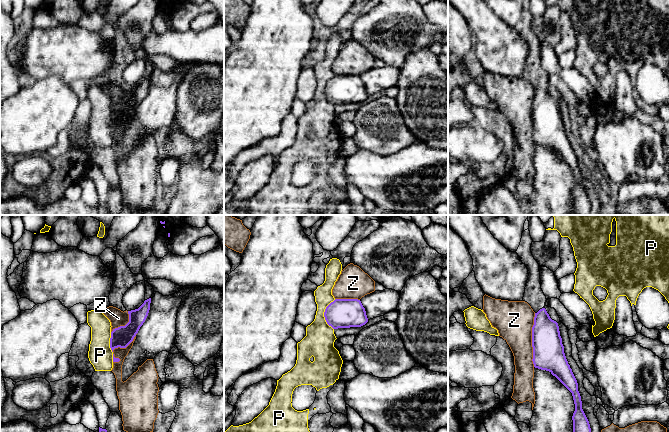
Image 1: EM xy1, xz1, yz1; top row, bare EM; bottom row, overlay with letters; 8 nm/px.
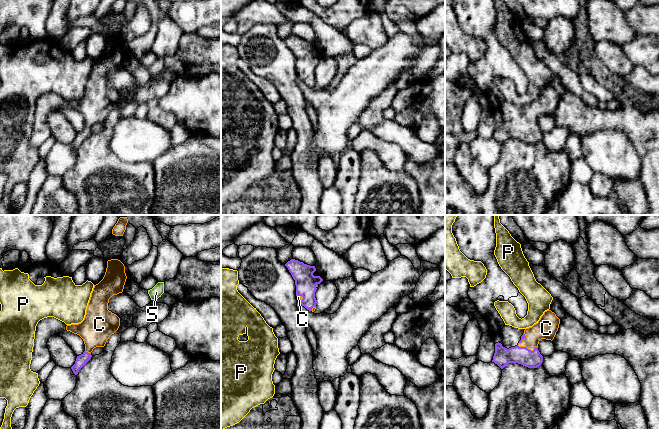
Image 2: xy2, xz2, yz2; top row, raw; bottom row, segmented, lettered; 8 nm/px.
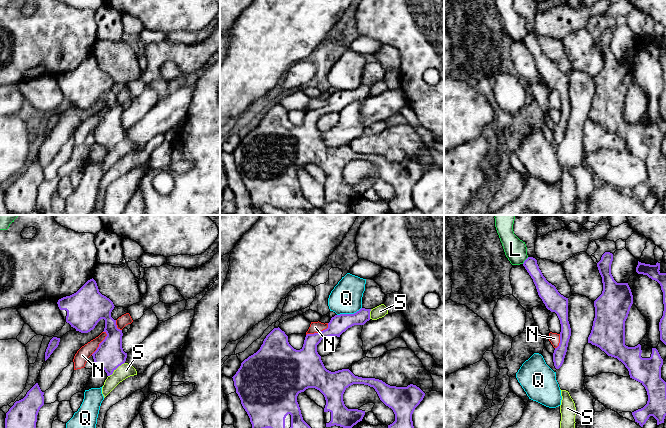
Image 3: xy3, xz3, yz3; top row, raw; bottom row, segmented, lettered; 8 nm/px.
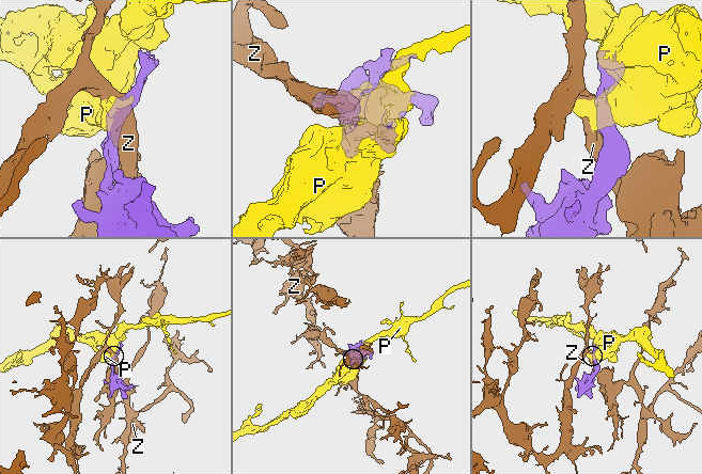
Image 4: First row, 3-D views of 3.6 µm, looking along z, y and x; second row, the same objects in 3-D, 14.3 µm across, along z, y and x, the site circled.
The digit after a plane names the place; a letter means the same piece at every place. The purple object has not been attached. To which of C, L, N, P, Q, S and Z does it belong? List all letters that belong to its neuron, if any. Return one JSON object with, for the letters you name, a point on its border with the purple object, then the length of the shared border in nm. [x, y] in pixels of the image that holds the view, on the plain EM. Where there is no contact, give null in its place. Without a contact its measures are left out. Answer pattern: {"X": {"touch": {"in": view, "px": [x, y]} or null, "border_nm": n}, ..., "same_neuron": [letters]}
{"C": {"touch": {"in": "yz2", "px": [527, 124]}, "border_nm": 170}, "same_neuron": ["C"]}

